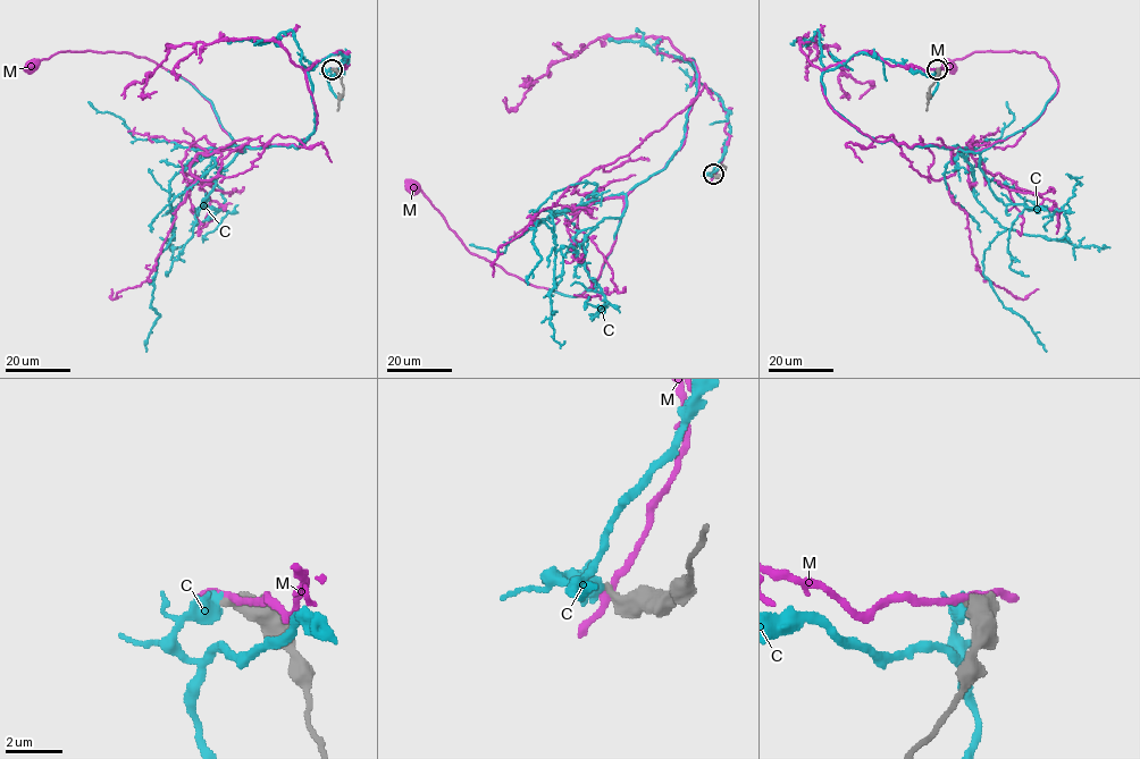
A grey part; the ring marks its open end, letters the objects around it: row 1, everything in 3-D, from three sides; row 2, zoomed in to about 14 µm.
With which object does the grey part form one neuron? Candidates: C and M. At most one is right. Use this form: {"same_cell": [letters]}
{"same_cell": []}

